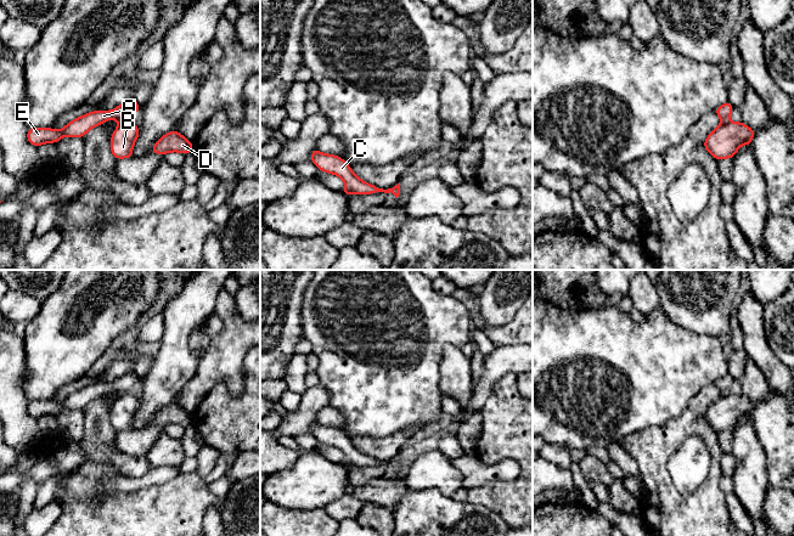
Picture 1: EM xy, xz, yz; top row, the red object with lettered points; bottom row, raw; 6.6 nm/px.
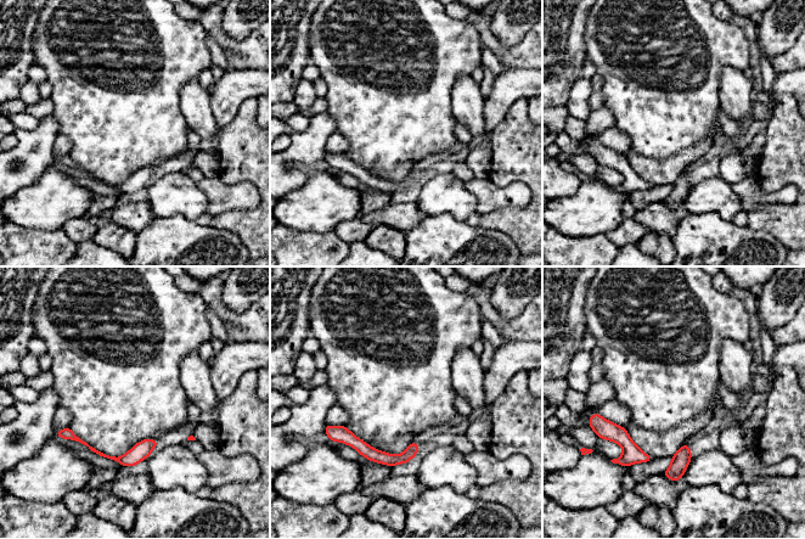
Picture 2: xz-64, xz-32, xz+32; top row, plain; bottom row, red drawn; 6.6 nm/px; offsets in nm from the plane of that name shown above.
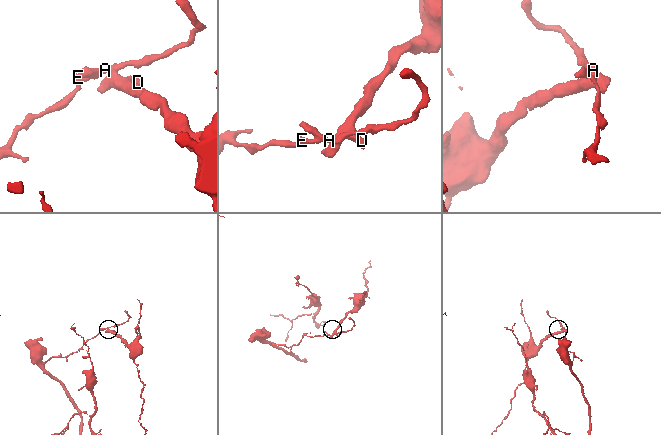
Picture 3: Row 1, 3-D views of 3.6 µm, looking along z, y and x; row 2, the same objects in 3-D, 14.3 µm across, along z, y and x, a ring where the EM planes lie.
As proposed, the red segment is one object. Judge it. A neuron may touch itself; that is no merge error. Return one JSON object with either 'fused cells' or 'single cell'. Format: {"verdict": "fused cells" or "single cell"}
{"verdict": "fused cells"}

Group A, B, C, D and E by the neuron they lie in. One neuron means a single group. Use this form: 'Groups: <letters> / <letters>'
Groups: A C E / B D

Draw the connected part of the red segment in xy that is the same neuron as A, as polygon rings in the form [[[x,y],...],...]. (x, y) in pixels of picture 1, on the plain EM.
[[[129,372],[113,383],[94,383],[75,390],[61,402],[54,402],[51,400],[28,401],[27,411],[34,419],[38,419],[49,414],[57,416],[63,408],[84,410],[90,401],[109,391],[117,391],[119,394],[126,393],[133,387],[136,387],[140,383],[140,379],[141,378],[136,373]]]

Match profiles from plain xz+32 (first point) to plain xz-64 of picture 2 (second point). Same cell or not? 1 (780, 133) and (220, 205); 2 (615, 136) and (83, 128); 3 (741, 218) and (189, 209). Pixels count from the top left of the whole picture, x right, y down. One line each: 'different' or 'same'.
1: different
2: different
3: different

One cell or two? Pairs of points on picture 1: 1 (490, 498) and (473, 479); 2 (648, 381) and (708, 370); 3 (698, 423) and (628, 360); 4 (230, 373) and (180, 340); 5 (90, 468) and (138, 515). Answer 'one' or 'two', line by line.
1: two
2: one
3: two
4: two
5: one

